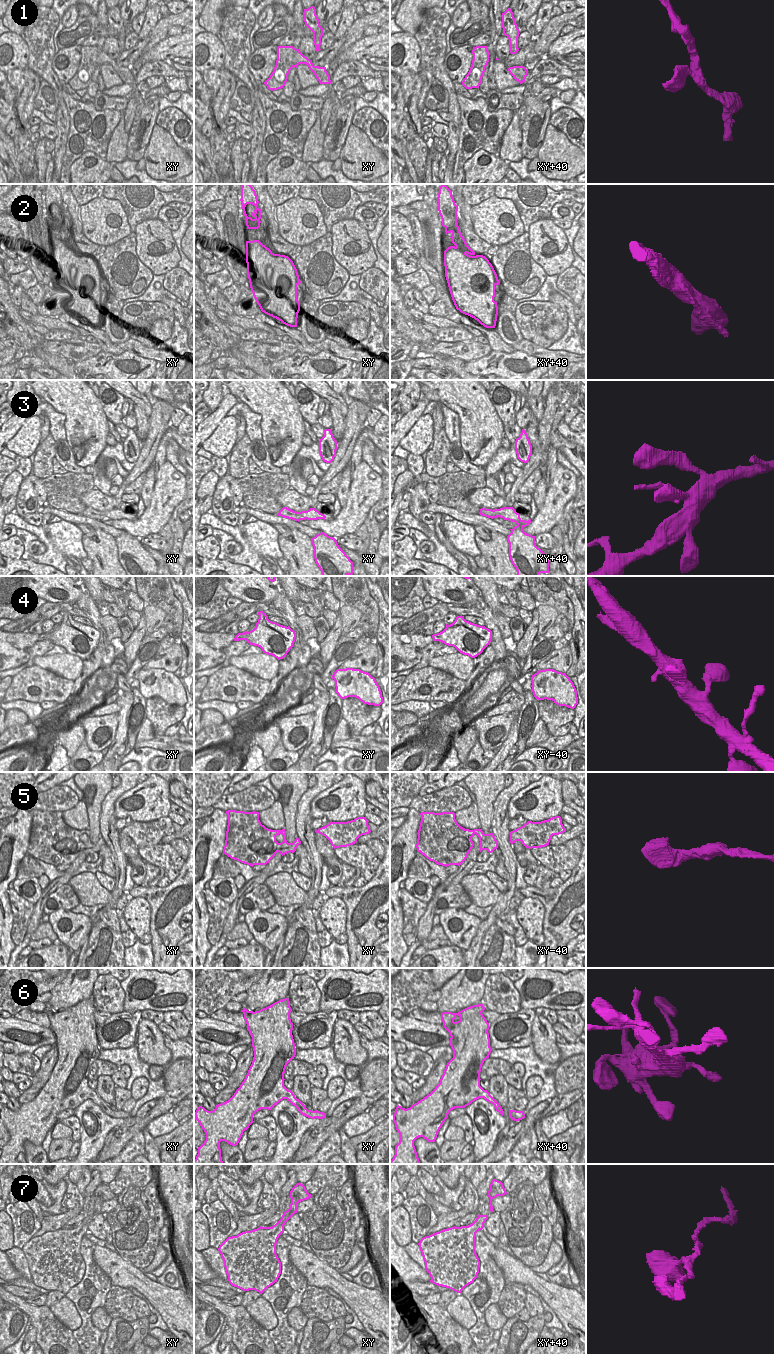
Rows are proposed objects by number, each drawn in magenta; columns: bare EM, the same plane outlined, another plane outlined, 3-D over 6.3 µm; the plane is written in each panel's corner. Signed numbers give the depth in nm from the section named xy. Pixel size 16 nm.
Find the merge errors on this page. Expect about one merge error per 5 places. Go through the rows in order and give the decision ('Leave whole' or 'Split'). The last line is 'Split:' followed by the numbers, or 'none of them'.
1: Leave whole
2: Leave whole
3: Leave whole
4: Leave whole
5: Leave whole
6: Leave whole
7: Leave whole
Split: none of them.

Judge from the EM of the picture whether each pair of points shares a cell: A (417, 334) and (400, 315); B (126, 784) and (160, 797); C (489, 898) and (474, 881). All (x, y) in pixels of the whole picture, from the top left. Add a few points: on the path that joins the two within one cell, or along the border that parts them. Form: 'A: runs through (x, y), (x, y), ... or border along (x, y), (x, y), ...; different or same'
A: runs through (412, 329), (403, 320); same
B: border along (137, 783), (126, 790), (115, 802); different
C: runs through (485, 894), (477, 885); same

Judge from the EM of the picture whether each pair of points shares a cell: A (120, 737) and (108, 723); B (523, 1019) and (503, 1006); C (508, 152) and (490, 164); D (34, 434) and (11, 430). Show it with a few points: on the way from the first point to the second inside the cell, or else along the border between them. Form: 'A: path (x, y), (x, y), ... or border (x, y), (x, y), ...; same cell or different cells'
A: border (117, 714), (115, 737), (108, 746); different cells
B: border (521, 1009), (501, 1014); different cells
C: border (498, 156), (508, 162); different cells
D: border (25, 421), (10, 440); different cells

